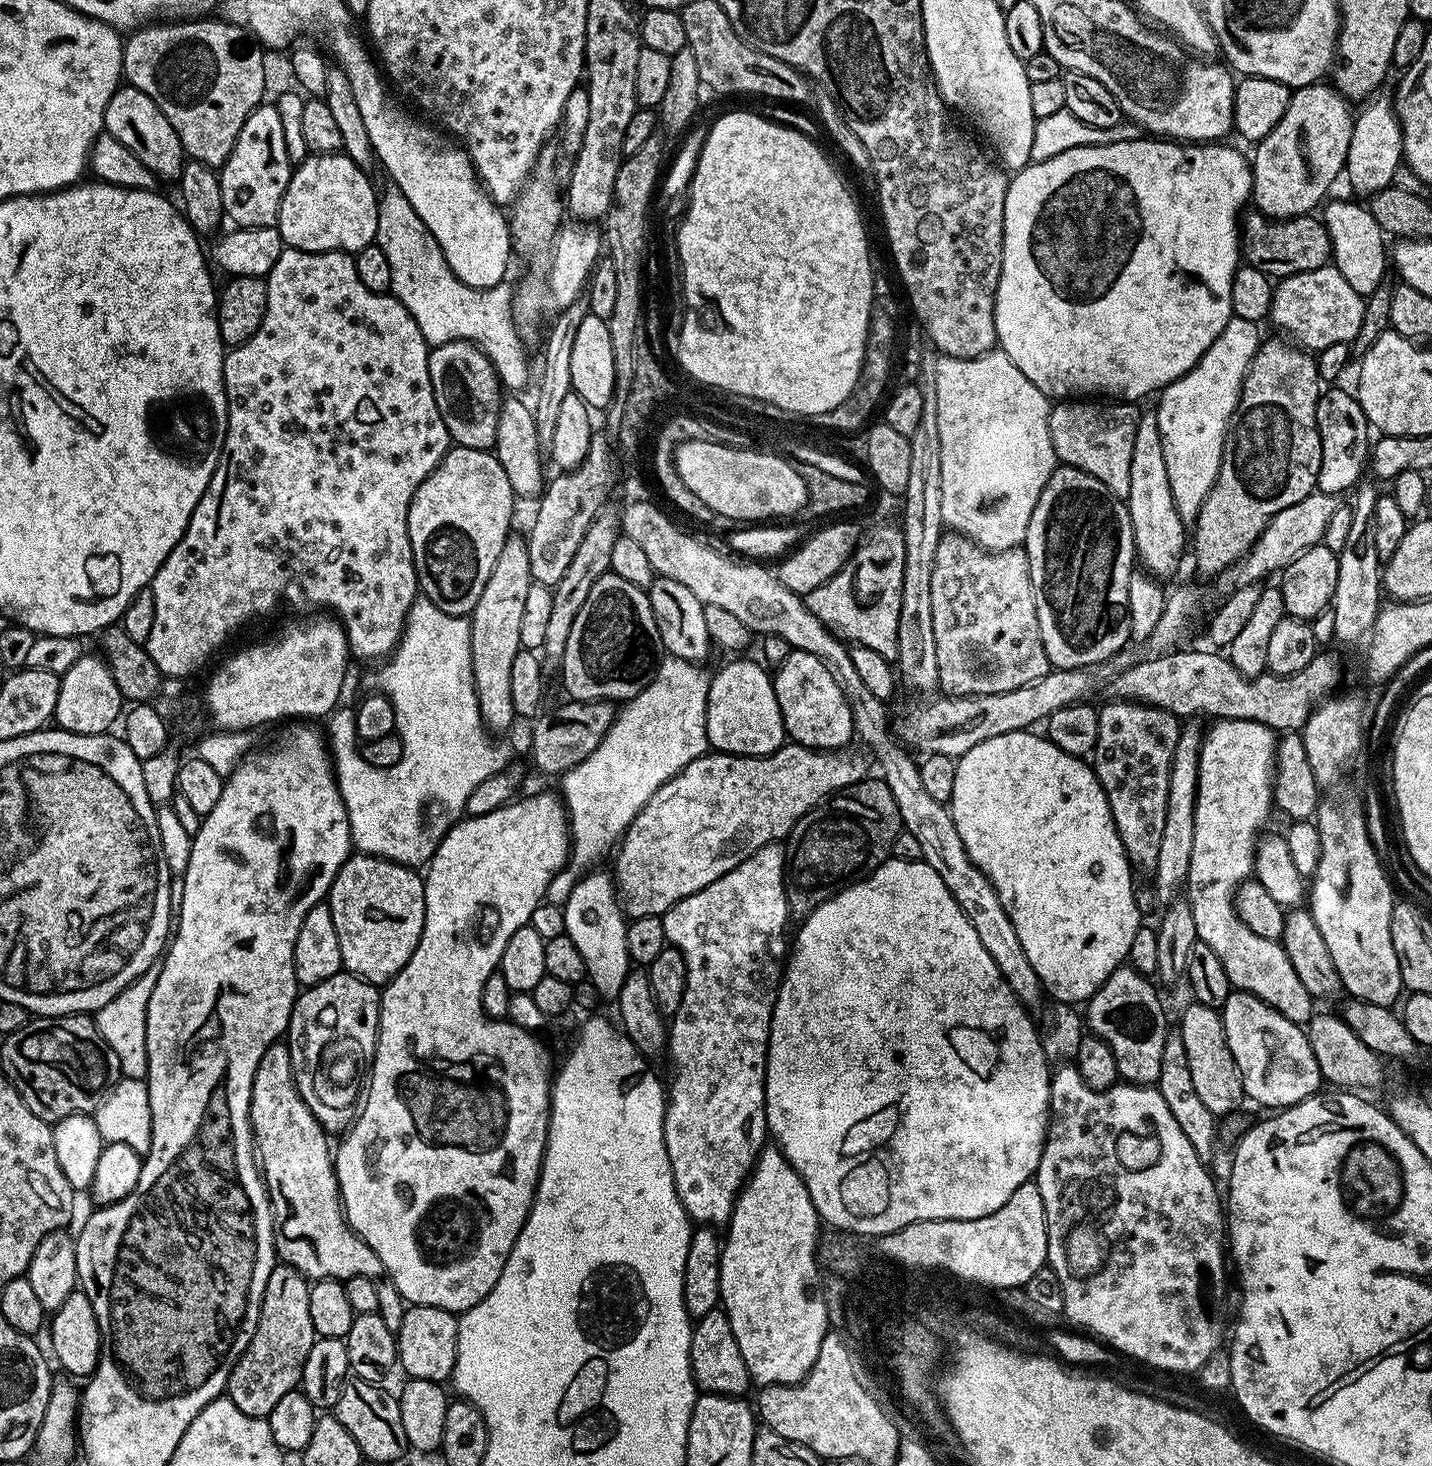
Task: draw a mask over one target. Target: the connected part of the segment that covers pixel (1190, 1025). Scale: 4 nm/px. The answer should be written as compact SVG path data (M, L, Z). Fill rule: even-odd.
M1189 1004L1189 1008L1180 1016L1178 1035L1182 1038L1182 1046L1186 1046L1194 1090L1198 1099L1218 1118L1233 1115L1239 1109L1236 1107L1245 1103L1246 1097L1238 1062L1234 1062L1234 1054L1230 1054L1230 1046L1226 1042L1224 1017L1217 1009L1205 1004Z

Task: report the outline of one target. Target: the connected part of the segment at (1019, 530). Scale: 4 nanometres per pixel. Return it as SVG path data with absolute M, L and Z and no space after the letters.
M999 350L969 360L941 355L936 360L936 389L938 390L938 431L942 434L942 518L945 529L958 532L961 536L968 536L989 552L1005 552L1008 548L1023 545L1026 526L1030 526L1030 514L1034 514L1034 506L1038 502L1040 491L1044 489L1046 482L1058 467L1048 425L1049 397L1044 396L1042 390L1038 390L1038 386L1034 386L1034 382L1030 382L1030 378L1026 378L1026 374L1022 374L1022 370L1014 366L1014 362L1010 362L1007 354Z

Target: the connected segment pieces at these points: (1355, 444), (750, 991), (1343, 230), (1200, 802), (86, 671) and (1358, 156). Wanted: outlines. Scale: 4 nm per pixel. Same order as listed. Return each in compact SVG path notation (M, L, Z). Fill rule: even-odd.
M1328 386L1320 393L1316 407L1318 434L1322 442L1322 462L1316 479L1319 491L1344 494L1344 491L1355 489L1361 483L1360 475L1366 472L1369 463L1370 425L1362 406L1351 391L1339 386Z
M783 843L767 844L758 849L746 862L734 866L722 878L710 882L702 890L682 898L670 911L665 912L662 919L666 926L666 938L669 945L681 952L686 964L685 992L682 994L681 1005L670 1020L670 1031L666 1045L667 1055L672 1055L672 1085L666 1088L666 1107L664 1109L664 1141L666 1154L670 1154L670 1166L674 1186L678 1190L678 1198L688 1211L688 1219L704 1226L724 1226L732 1216L736 1198L751 1174L756 1159L765 1147L769 1135L768 1119L766 1118L766 1093L764 1079L768 1069L768 1039L772 1025L772 1008L776 1004L776 995L780 992L780 982L784 978L786 967L786 948L784 952L784 927L790 924L788 895L784 889L784 870L786 867L786 848Z
M1329 199L1323 205L1322 219L1326 230L1330 234L1332 243L1331 263L1354 286L1354 290L1362 297L1370 297L1379 284L1386 279L1386 273L1390 268L1390 252L1384 248L1386 233L1378 226L1378 222L1373 218L1371 211L1364 208L1355 199L1352 200L1332 200Z
M1217 719L1213 724L1216 725L1209 732L1207 729L1203 733L1200 746L1198 790L1194 810L1194 851L1190 854L1186 885L1186 899L1194 910L1196 938L1206 942L1206 946L1210 946L1214 954L1218 954L1218 962L1222 962L1222 970L1226 970L1226 978L1230 978L1235 991L1254 994L1259 1000L1278 1010L1282 1018L1304 1026L1314 1015L1314 998L1310 990L1302 986L1298 970L1290 966L1290 958L1286 958L1283 943L1262 938L1262 934L1254 934L1254 930L1250 930L1246 922L1242 922L1236 909L1236 893L1240 885L1253 875L1256 846L1265 831L1264 823L1267 822L1268 815L1274 812L1272 786L1278 736L1262 722L1253 720Z
M83 654L64 675L60 676L60 689L54 713L55 727L76 736L103 736L112 723L119 721L126 701L120 695L114 675L99 655Z
M1372 98L1363 105L1364 108L1355 117L1353 133L1350 134L1350 144L1346 165L1346 178L1352 183L1352 188L1360 198L1370 198L1376 192L1389 187L1396 176L1396 171L1402 168L1404 154L1404 139L1400 129L1400 119L1396 117L1393 101L1376 100Z

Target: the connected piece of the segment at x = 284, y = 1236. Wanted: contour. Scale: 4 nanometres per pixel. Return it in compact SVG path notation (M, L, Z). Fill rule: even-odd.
M287 1043L272 1044L258 1061L258 1070L254 1070L254 1086L250 1090L250 1122L260 1175L264 1178L264 1188L268 1191L268 1200L272 1204L272 1218L276 1221L277 1257L283 1263L294 1266L312 1282L335 1276L341 1281L348 1280L352 1276L375 1280L380 1303L379 1313L392 1329L399 1330L406 1311L406 1301L394 1286L394 1282L385 1278L382 1258L378 1258L378 1254L370 1250L368 1243L353 1228L348 1227L348 1221L344 1218L344 1206L340 1202L340 1187L336 1181L334 1152L330 1144L328 1148L330 1136L320 1125L318 1118L314 1118L302 1094L298 1094L292 1069L292 1055Z

